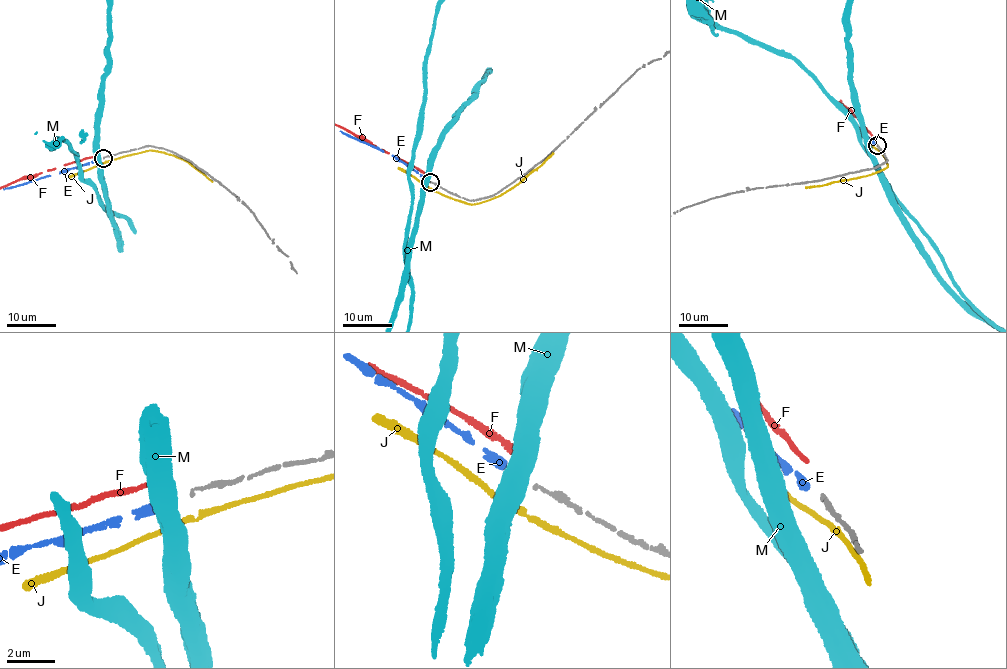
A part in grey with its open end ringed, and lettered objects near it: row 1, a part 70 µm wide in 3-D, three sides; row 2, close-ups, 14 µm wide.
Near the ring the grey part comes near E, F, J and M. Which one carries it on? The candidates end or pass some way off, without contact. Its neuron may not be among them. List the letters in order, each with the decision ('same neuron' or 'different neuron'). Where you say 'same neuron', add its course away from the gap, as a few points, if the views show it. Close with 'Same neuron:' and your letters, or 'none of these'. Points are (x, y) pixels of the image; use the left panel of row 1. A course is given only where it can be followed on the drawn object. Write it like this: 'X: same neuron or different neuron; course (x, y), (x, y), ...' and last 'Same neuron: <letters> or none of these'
E: same neuron
F: different neuron
J: different neuron
M: different neuron
Same neuron: E

